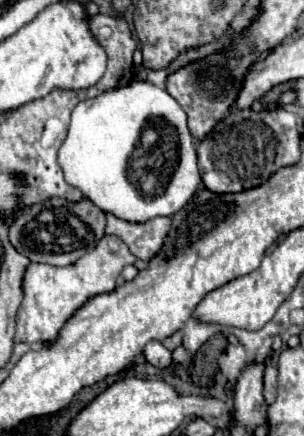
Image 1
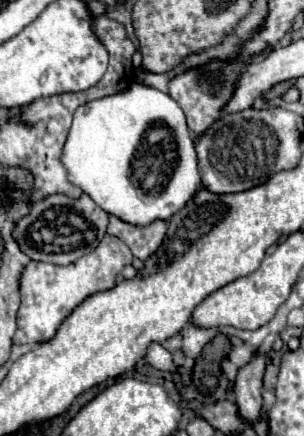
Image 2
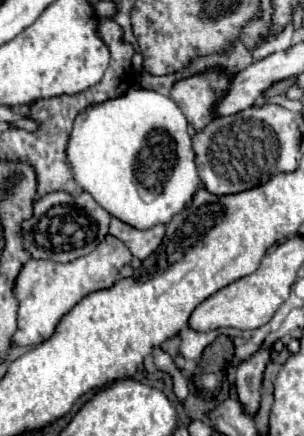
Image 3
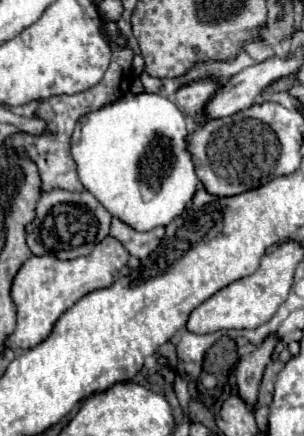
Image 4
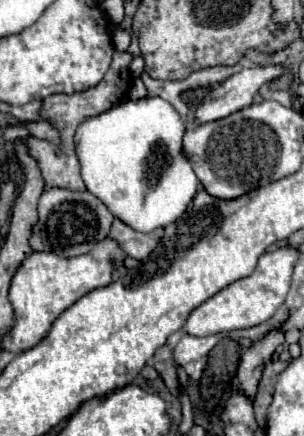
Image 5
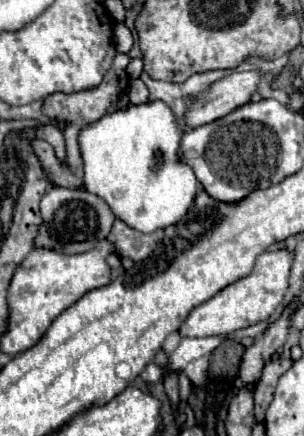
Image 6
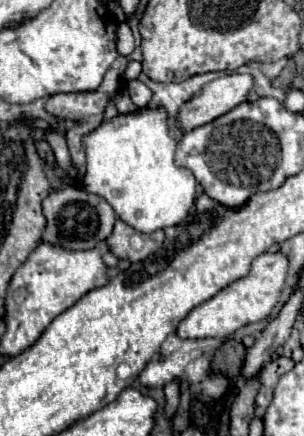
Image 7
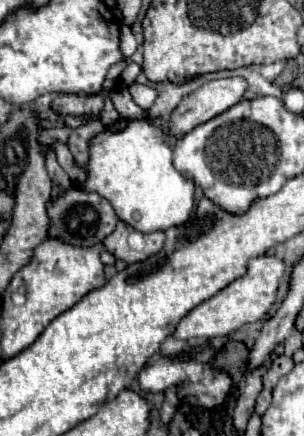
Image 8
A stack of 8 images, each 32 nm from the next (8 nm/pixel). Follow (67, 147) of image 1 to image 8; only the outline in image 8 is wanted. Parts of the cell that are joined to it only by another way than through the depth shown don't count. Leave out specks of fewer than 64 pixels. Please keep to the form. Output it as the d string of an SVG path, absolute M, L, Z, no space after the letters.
M150 118L128 120L126 130L98 134L90 144L88 180L83 190L98 192L116 210L118 218L138 232L168 230L184 224L194 206L194 184L172 166L172 136L156 128Z

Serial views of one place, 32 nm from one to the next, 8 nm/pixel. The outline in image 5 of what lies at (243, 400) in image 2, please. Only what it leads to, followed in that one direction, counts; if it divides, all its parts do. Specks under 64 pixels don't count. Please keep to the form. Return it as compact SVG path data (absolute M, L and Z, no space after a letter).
M282 324L278 328L272 328L268 332L268 336L264 336L262 340L254 342L240 358L238 364L238 380L242 384L242 392L250 398L256 396L256 386L262 378L262 370L264 364L272 358L272 354L276 352L278 346L284 344L284 328Z

